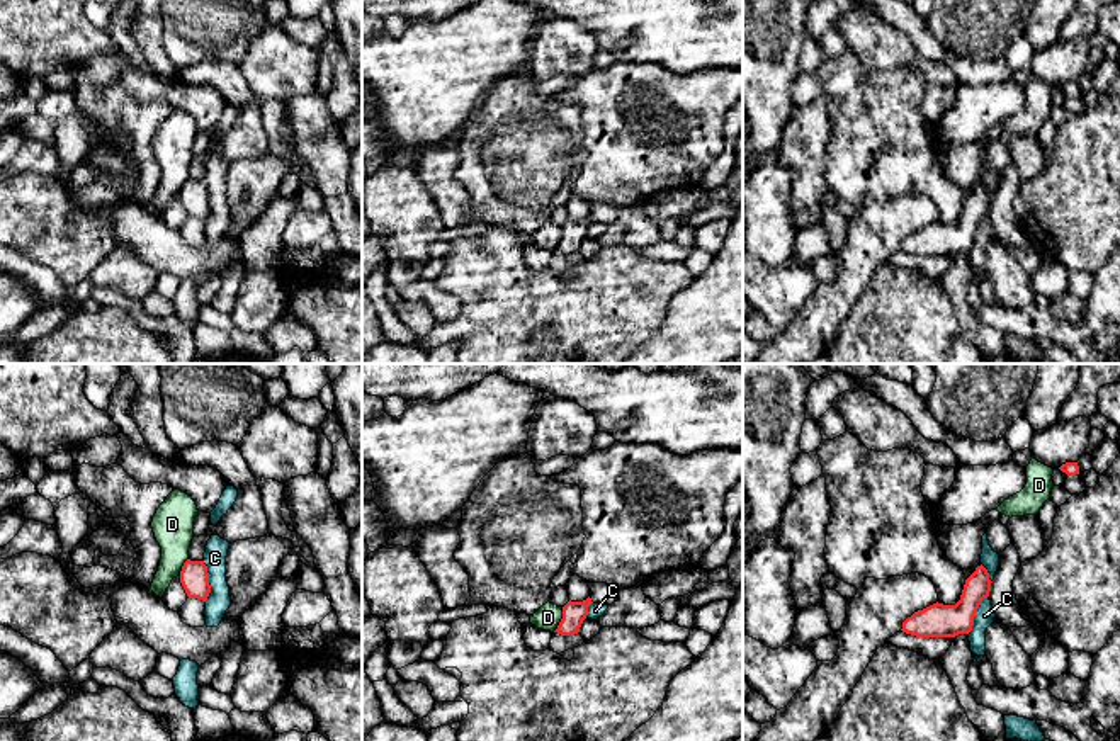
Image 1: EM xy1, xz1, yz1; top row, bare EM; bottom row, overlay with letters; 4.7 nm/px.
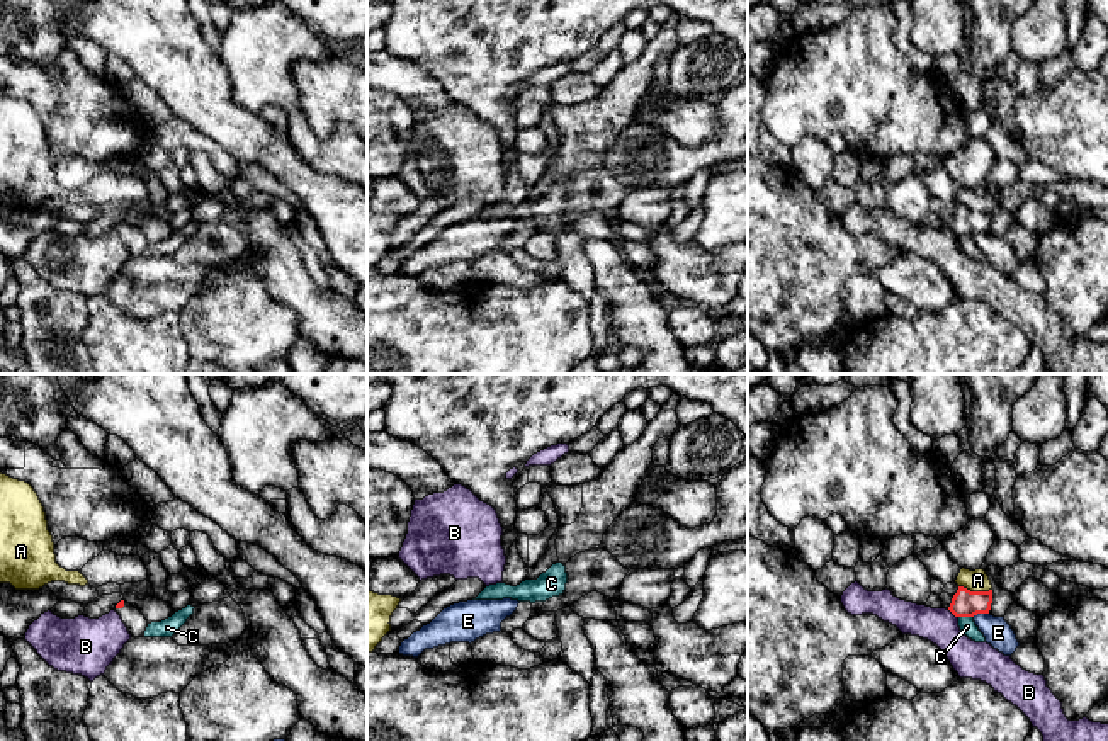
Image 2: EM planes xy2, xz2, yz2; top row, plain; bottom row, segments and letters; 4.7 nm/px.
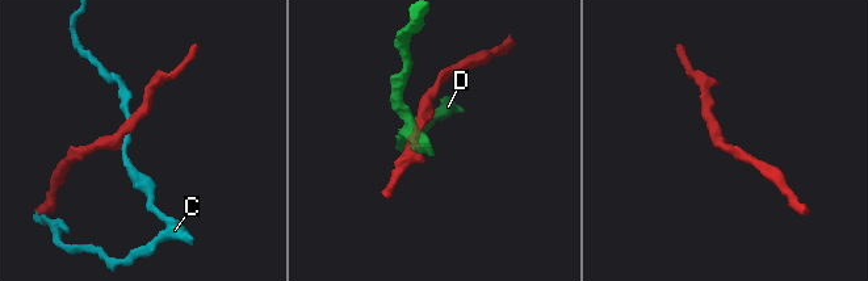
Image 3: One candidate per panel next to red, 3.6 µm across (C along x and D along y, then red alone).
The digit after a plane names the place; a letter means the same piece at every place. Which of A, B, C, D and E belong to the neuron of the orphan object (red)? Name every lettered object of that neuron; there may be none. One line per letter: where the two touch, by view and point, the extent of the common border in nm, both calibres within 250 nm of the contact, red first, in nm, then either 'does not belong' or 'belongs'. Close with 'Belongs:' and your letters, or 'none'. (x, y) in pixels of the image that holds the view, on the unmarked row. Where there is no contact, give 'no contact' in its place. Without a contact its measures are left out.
A: yz2 (976, 211) | 160 nm | 130/100 nm | does not belong
B: yz2 (954, 233) | 60 nm | 130/180 nm | does not belong
C: yz1 (974, 233) | 190 nm | 160/90 nm | does not belong
D: xz1 (561, 238) | 130 nm | 110/120 nm | does not belong
E: yz2 (979, 231) | 80 nm | 130/140 nm | does not belong
Belongs: none

